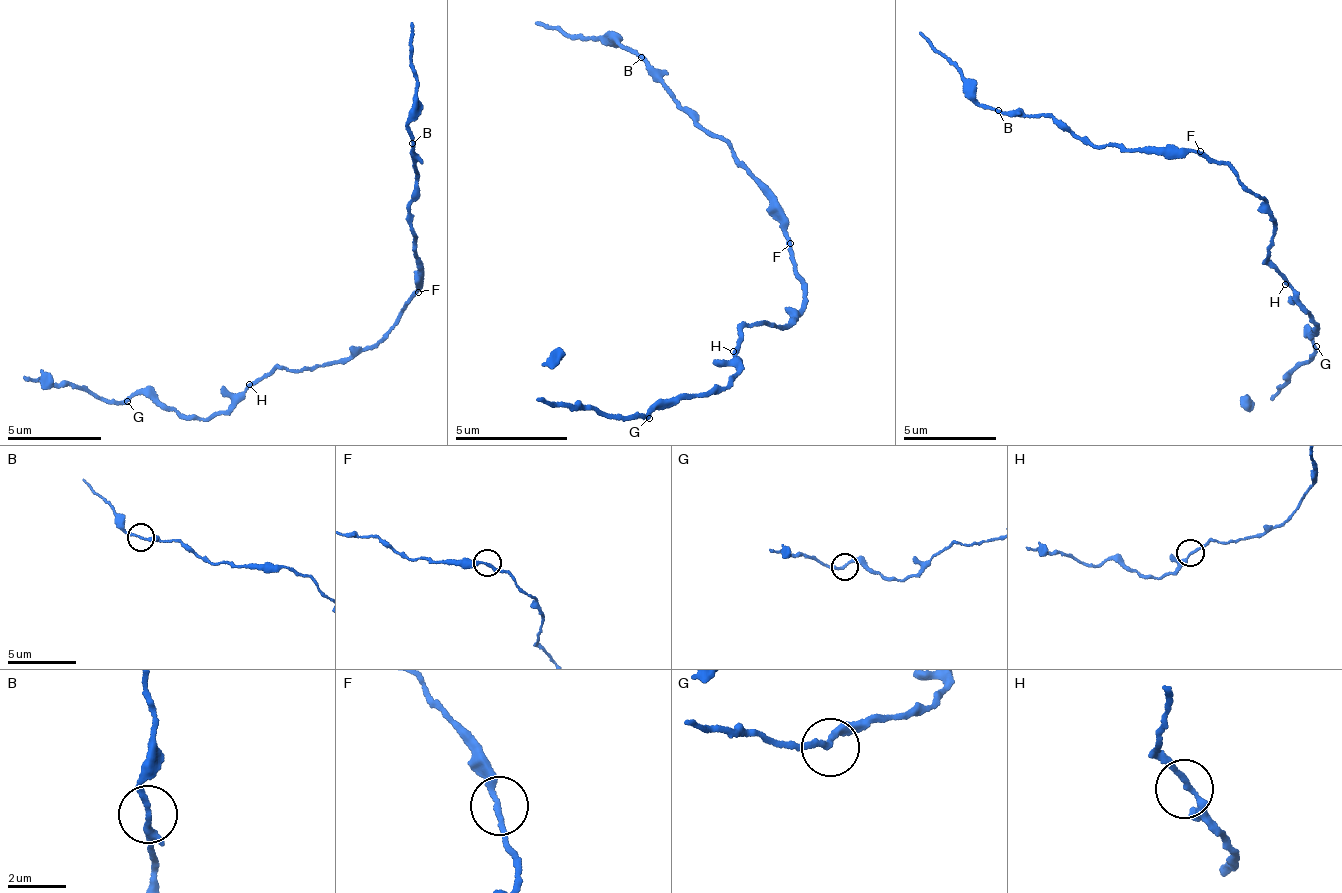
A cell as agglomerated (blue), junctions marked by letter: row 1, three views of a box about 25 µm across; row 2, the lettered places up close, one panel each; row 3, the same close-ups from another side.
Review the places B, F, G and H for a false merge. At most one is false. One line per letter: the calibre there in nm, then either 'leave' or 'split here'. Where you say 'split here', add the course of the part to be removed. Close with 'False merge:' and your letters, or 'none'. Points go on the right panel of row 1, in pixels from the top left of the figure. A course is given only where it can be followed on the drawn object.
B: 200 nm | split here | (996, 110), (977, 100), (953, 57), (919, 30)
F: 220 nm | leave
G: 190 nm | leave
H: 180 nm | leave
False merge: B

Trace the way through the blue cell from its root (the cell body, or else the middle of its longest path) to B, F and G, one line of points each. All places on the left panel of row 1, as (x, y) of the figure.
B: (367, 351), (392, 328), (425, 277), (417, 257), (409, 208), (419, 192), (412, 141)
F: (367, 351), (383, 339), (402, 308), (418, 292)
G: (367, 351), (307, 370), (276, 368), (220, 414), (184, 416), (142, 393), (127, 401)

